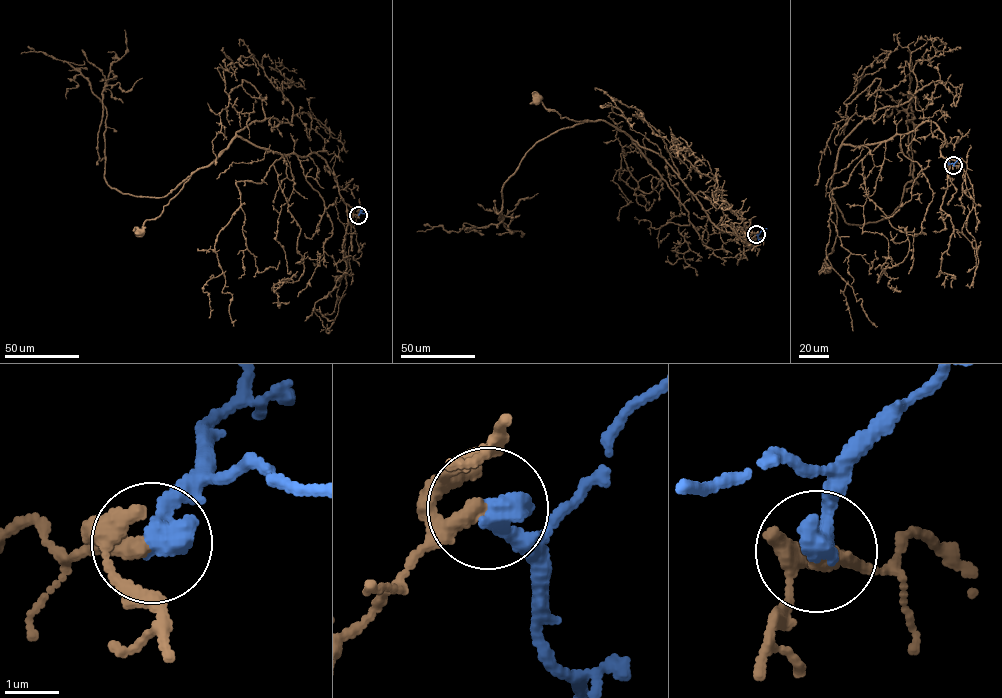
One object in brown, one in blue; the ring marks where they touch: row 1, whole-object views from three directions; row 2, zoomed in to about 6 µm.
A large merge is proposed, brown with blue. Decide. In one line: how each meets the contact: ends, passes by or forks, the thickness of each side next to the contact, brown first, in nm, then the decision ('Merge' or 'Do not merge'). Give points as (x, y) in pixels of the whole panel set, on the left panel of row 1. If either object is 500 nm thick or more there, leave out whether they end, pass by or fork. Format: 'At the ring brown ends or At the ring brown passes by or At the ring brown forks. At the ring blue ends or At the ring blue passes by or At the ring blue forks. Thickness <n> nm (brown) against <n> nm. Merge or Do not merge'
Thickness 240 nm (brown) against 550 nm. Do not merge

